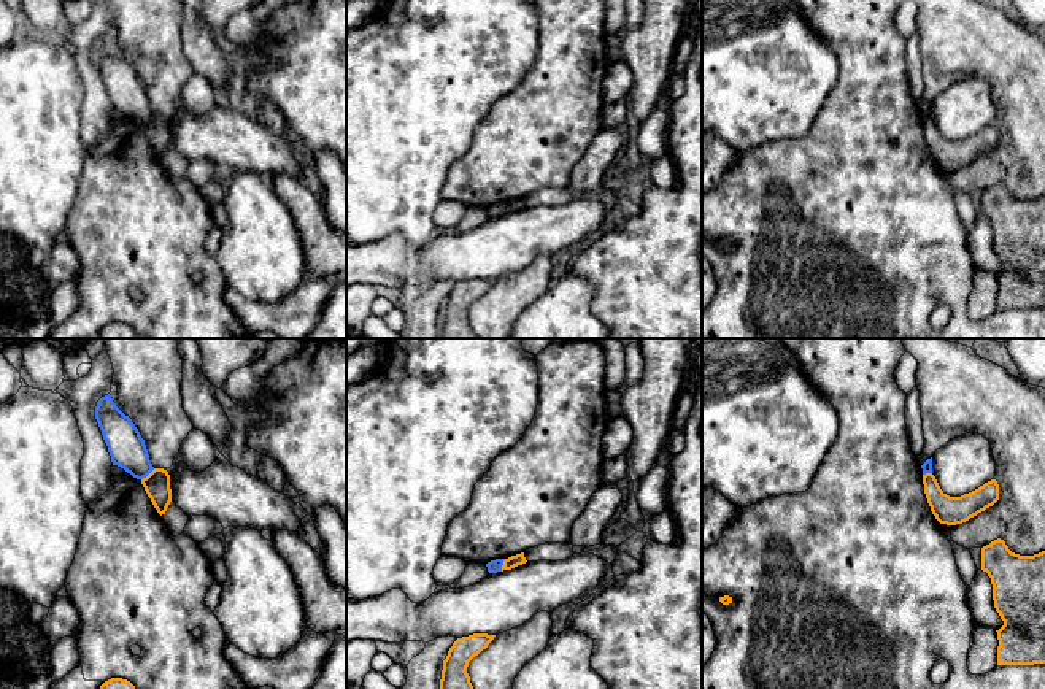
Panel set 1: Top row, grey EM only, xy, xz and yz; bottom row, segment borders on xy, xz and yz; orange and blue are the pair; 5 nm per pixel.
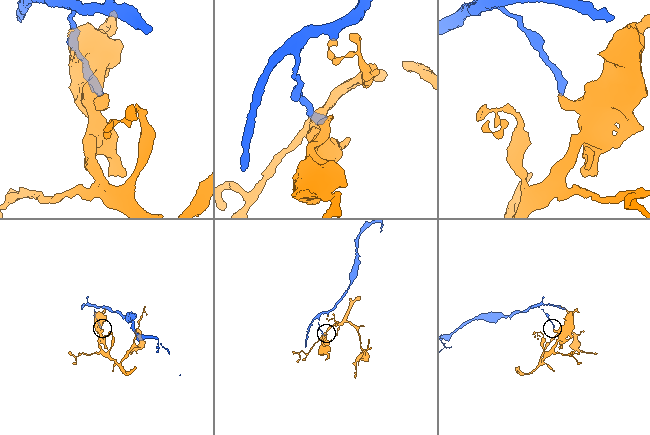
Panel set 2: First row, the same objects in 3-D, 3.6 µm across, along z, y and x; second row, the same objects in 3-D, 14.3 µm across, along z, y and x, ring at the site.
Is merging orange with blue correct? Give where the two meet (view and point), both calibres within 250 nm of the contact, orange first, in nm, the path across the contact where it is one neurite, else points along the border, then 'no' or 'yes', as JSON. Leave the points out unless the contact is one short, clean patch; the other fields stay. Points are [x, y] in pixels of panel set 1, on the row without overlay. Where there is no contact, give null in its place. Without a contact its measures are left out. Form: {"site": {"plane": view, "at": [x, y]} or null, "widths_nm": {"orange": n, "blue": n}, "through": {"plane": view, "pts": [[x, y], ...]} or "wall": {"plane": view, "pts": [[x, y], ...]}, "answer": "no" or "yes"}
{"site": {"plane": "xy", "at": [150, 118]}, "widths_nm": {"orange": 130, "blue": 190}, "wall": {"plane": "xy", "pts": [[154, 113], [142, 124]]}, "answer": "no"}

